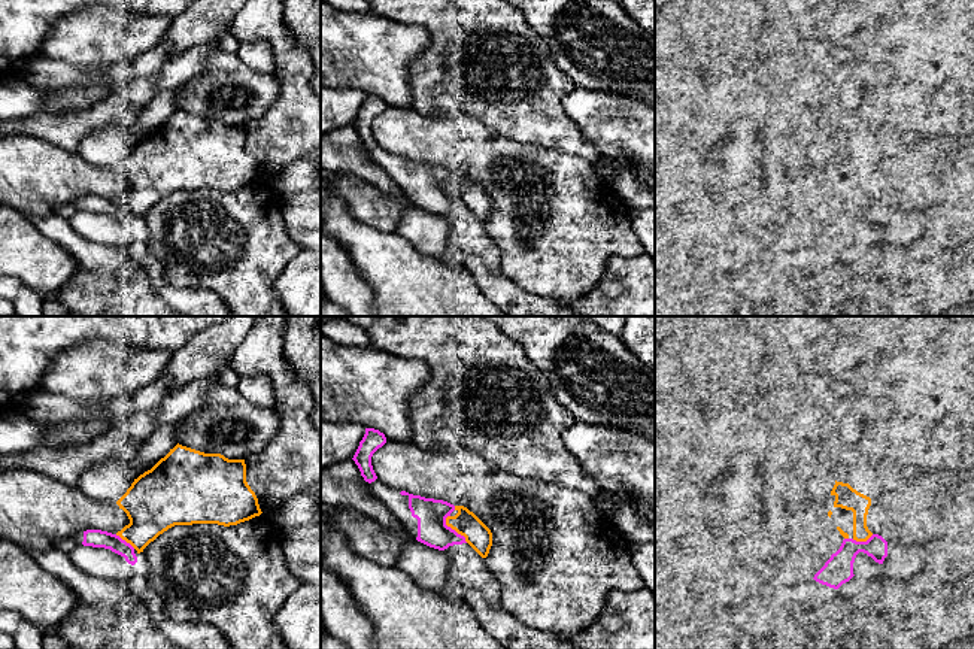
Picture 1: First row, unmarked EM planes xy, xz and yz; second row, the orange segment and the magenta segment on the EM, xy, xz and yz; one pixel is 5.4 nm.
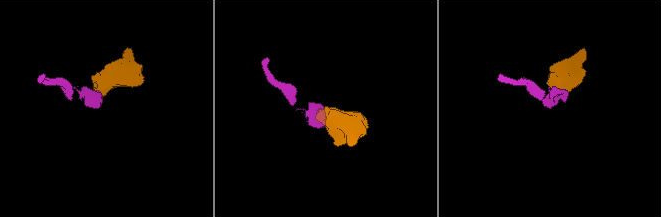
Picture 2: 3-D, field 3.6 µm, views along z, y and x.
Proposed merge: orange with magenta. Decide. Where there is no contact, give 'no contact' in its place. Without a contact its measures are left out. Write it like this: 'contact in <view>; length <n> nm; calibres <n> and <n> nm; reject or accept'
contact in xz; length 190 nm; calibres 140 and 160 nm; reject

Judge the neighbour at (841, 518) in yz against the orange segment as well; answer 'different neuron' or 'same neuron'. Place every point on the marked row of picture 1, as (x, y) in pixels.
same neuron

